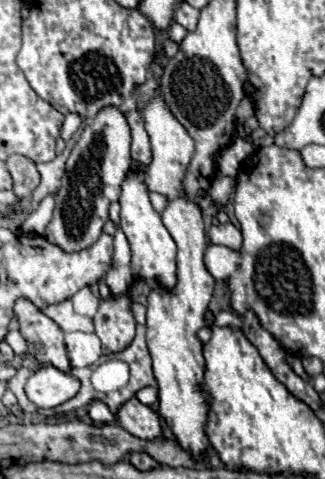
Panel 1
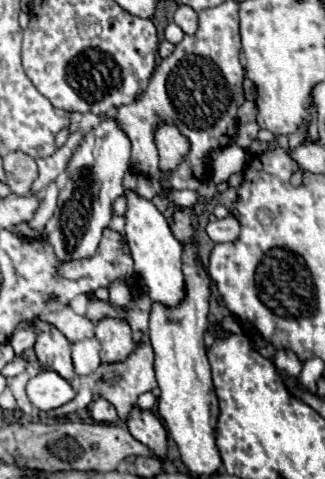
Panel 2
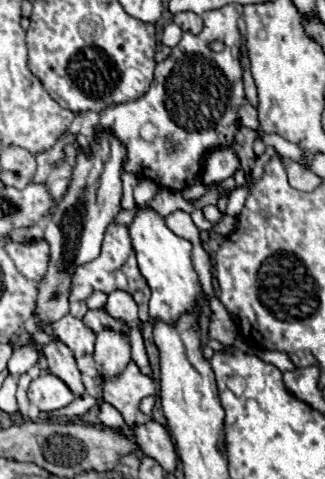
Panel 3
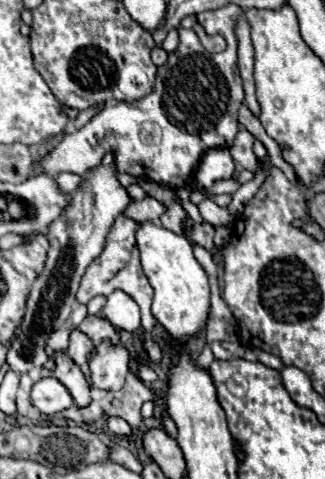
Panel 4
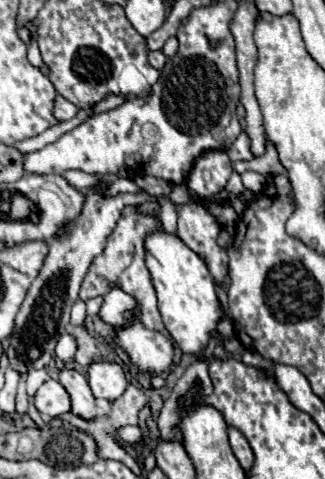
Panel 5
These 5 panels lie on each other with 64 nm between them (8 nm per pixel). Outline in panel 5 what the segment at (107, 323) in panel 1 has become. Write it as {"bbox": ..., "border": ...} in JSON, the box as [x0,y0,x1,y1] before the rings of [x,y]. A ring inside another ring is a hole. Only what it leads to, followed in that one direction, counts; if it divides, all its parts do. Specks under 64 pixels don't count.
{"bbox":[88,362,128,400],"border":[[[92,362],[88,368],[88,382],[96,398],[106,398],[106,400],[116,400],[122,396],[124,388],[128,386],[126,372],[120,364],[116,362]]]}

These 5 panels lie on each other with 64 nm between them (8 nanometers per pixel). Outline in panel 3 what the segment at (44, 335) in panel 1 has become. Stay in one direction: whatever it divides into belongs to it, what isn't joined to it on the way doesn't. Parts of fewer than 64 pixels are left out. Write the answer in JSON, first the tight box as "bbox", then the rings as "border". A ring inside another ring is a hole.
{"bbox":[42,338,84,396],"border":[[[54,338],[52,342],[42,346],[42,356],[48,362],[48,370],[52,374],[56,374],[60,380],[64,380],[68,384],[68,388],[76,394],[82,396],[84,394],[84,384],[80,380],[80,370],[76,368],[74,362],[74,354],[72,350],[58,338]]]}

